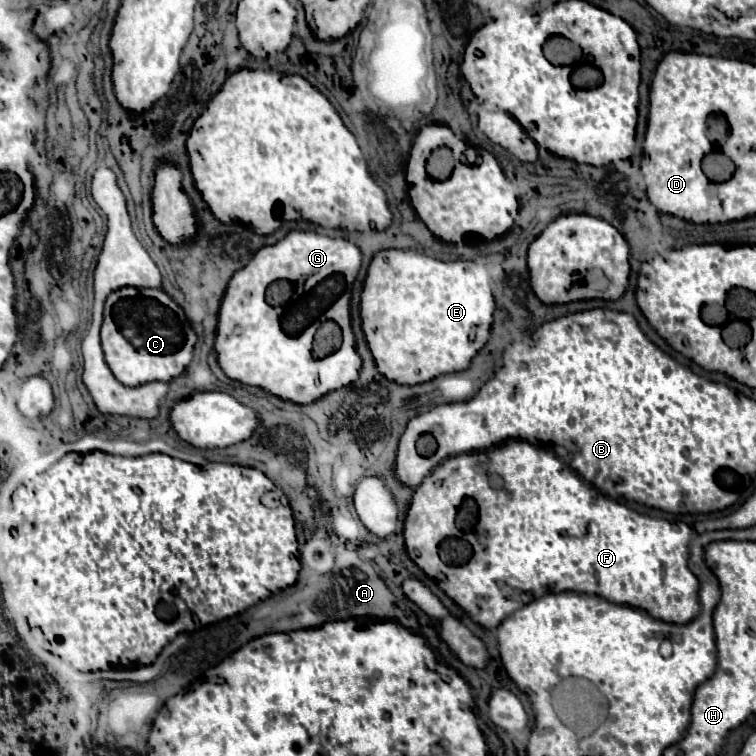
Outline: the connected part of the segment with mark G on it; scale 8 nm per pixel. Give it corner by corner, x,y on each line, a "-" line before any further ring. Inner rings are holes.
291,230
291,232
289,232
283,240
279,240
277,244
273,244
273,246
263,246
263,248
251,258
251,262
249,262
247,266
243,266
243,268
231,278
231,282
229,282
229,286
227,286
227,292
225,292
225,296
223,296
221,314
219,314
219,326
217,326
217,338
215,338
215,354
217,354
219,364
221,364
221,368
225,370
225,374
227,374
229,378
233,378
233,380
239,380
239,382
249,384
249,386
259,386
259,388
263,388
263,390
267,390
267,392
271,392
271,394
283,398
283,400
291,400
291,402
297,402
297,404
311,404
311,400
317,400
319,396
323,396
323,394
327,394
327,392
339,390
339,388
349,386
351,382
355,382
355,380
357,380
357,374
359,374
359,368
361,368
361,356
359,356
359,352
355,350
355,336
353,336
353,330
351,330
351,314
349,314
349,312
351,312
351,282
355,282
355,278
357,278
357,274
359,274
361,260
363,260
363,254
361,254
361,250
359,250
357,244
353,244
353,242
349,242
349,240
345,240
345,238
329,238
329,236
323,236
323,234
317,234
317,232
-
281,278
295,282
293,304
287,304
287,306
283,306
283,308
273,308
273,306
269,306
269,304
265,302
265,290
267,290
267,286
269,286
271,282
281,280
-
317,318
319,318
319,322
335,320
335,322
341,326
341,330
343,330
343,344
341,344
341,348
339,348
337,352
325,356
325,358
315,358
315,356
313,356
313,336
311,336
311,338
309,338
309,336
303,338
303,334
305,334
303,326
311,324
311,322
317,320

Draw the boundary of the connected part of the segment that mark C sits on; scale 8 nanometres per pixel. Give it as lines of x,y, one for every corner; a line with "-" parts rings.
119,288
105,302
105,314
103,314
103,326
101,326
101,348
105,354
107,366
111,368
113,376
121,384
139,386
153,380
171,382
169,378
177,378
187,370
193,358
195,342
197,342
197,334
191,328
189,320
185,318
181,306
173,302
173,298
171,298
171,306
165,306
165,304
161,306
159,302
141,296
137,288

